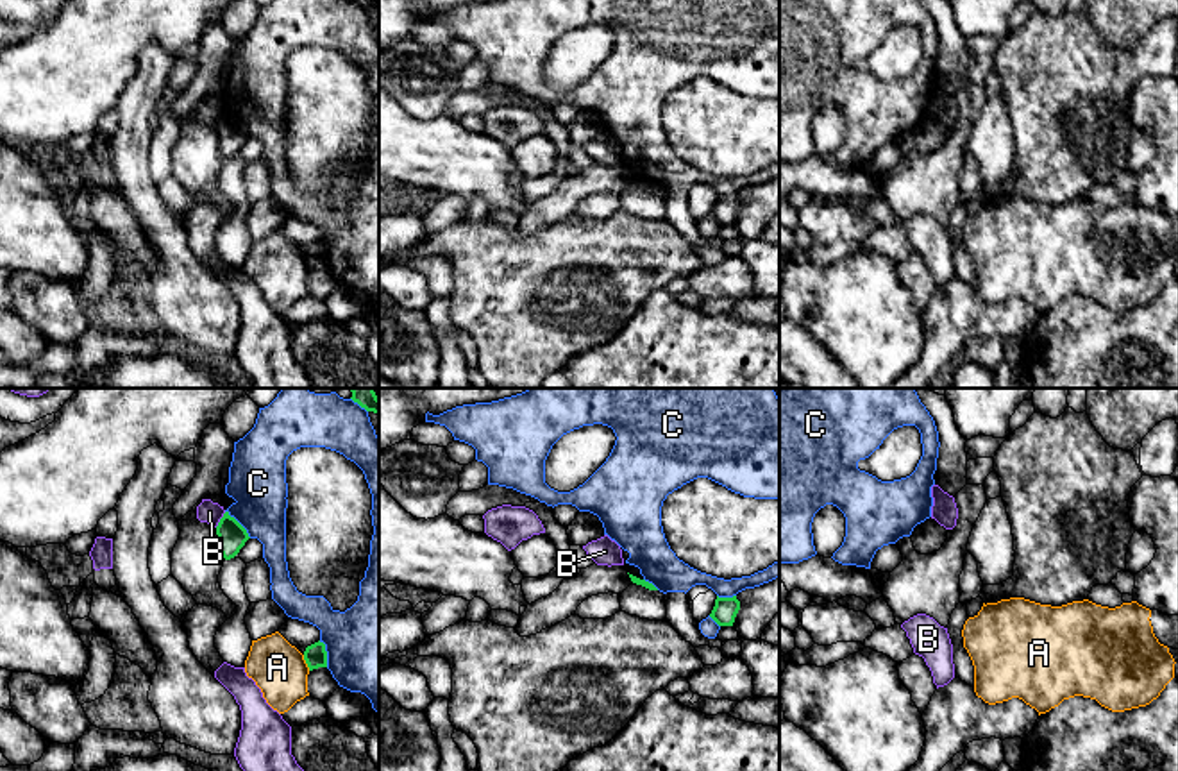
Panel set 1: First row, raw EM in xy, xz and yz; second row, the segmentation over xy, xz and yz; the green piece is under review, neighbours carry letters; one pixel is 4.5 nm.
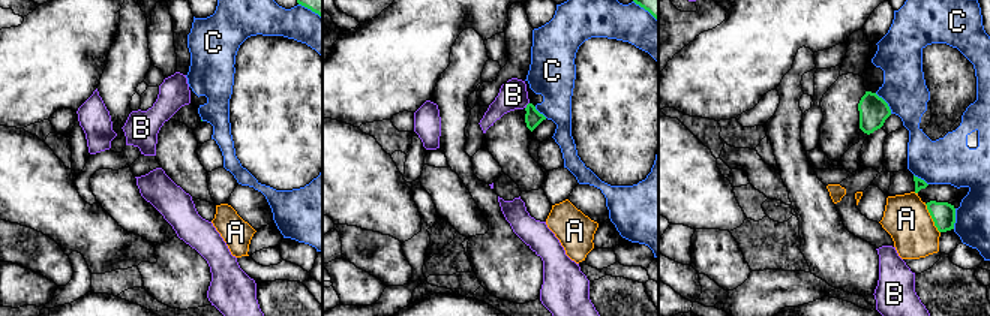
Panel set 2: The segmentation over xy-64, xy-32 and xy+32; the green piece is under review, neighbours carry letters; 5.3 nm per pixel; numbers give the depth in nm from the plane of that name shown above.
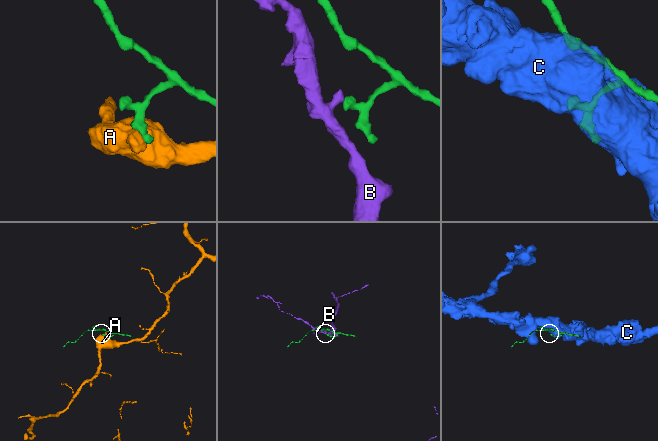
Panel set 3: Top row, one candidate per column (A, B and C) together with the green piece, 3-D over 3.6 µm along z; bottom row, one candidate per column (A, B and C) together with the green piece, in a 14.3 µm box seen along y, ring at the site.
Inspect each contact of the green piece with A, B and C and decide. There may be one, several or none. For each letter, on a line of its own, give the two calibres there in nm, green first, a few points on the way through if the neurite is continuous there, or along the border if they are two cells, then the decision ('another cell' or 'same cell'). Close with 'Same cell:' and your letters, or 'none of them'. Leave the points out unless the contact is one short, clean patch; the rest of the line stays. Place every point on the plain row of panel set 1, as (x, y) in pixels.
A: calibres 110 and 240 nm; border xy (302, 254), (310, 269); another cell
B: calibres 130 and 100 nm; border xy (226, 111), (215, 126); another cell
C: calibres 130 and 260 nm; another cell
Same cell: none of them

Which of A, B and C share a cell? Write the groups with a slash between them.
A / B / C

